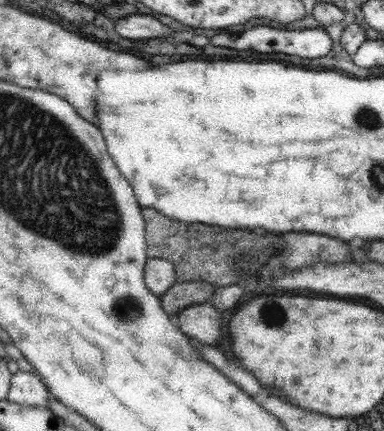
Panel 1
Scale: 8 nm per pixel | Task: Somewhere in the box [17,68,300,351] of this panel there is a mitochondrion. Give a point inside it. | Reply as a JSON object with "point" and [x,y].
{"point":[125,309]}

